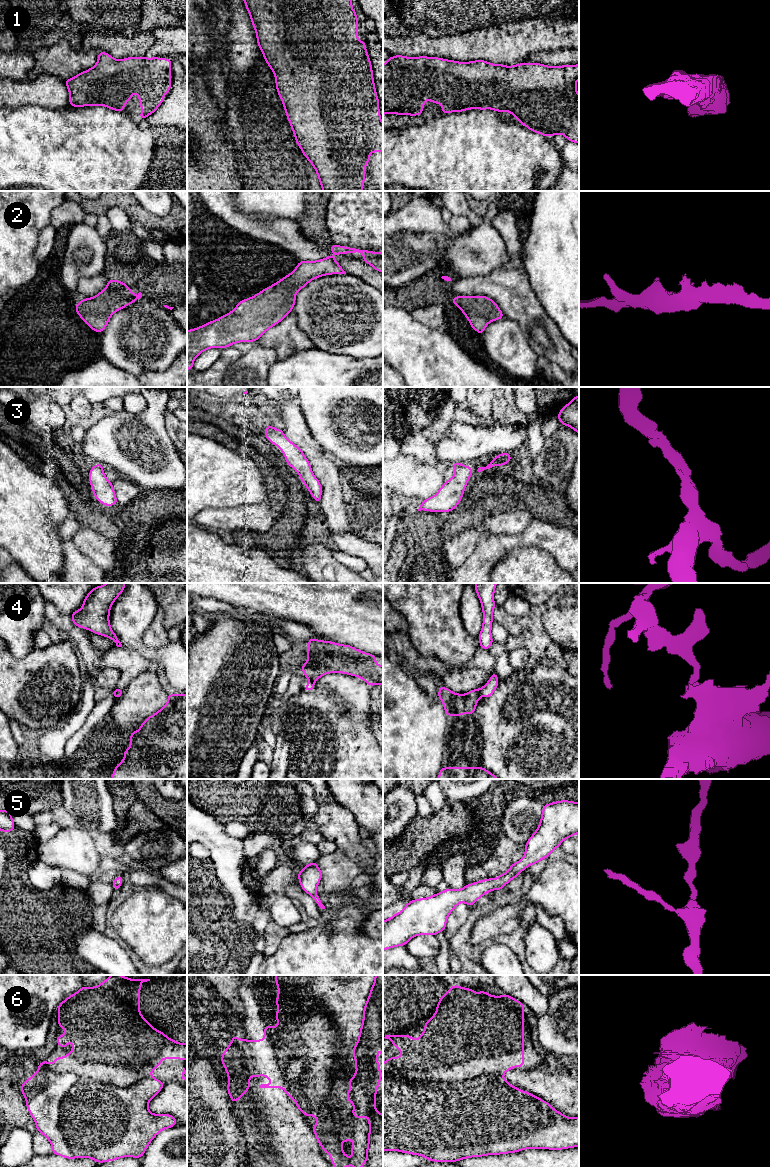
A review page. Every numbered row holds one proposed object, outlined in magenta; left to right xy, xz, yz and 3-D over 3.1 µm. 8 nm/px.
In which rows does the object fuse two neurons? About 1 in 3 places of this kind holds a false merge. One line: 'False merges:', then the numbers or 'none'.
False merges: 4, 6

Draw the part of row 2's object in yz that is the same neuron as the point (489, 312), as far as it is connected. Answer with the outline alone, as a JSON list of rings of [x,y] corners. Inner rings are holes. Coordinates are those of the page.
[[[457,296],[450,299],[466,316],[471,327],[480,335],[492,321],[505,318],[498,305],[486,296]]]

